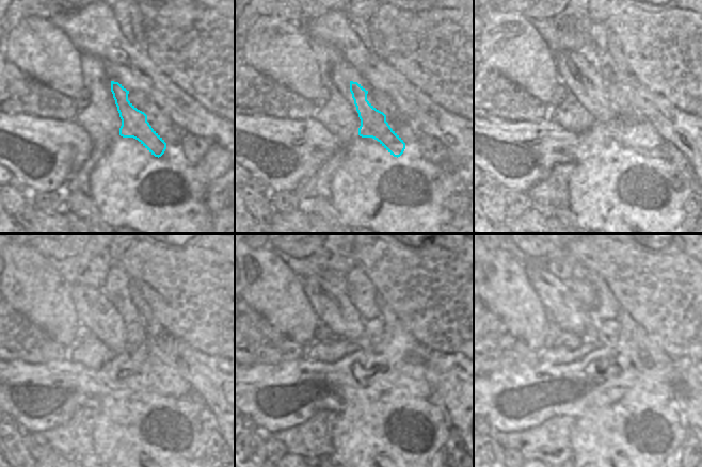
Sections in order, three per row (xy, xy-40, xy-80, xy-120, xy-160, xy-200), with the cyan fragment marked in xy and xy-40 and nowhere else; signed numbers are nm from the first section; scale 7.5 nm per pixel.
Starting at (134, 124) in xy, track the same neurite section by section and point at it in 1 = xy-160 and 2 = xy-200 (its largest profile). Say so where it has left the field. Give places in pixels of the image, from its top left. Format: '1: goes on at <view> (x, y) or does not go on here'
1: goes on at xy-160 (331, 303)
2: goes on at xy-200 (561, 306)

